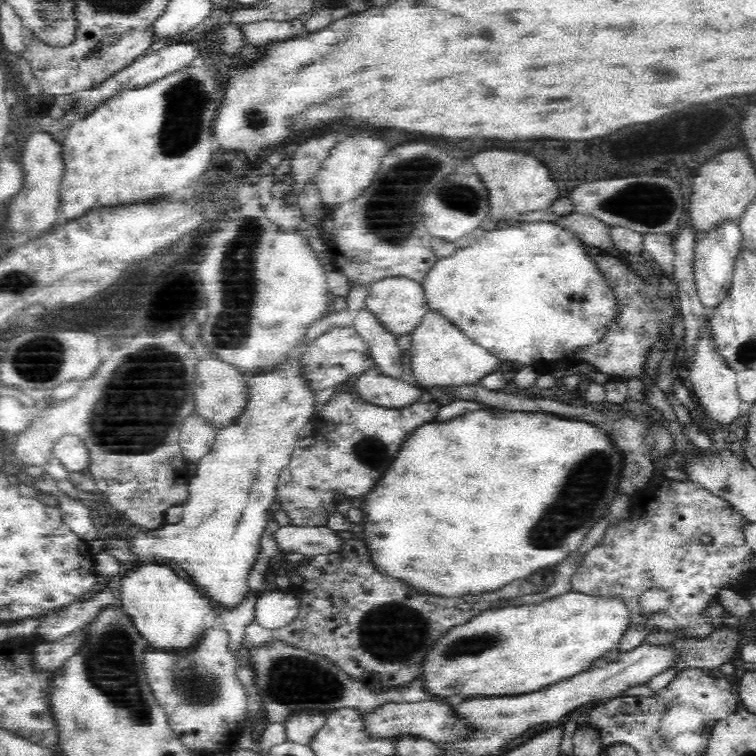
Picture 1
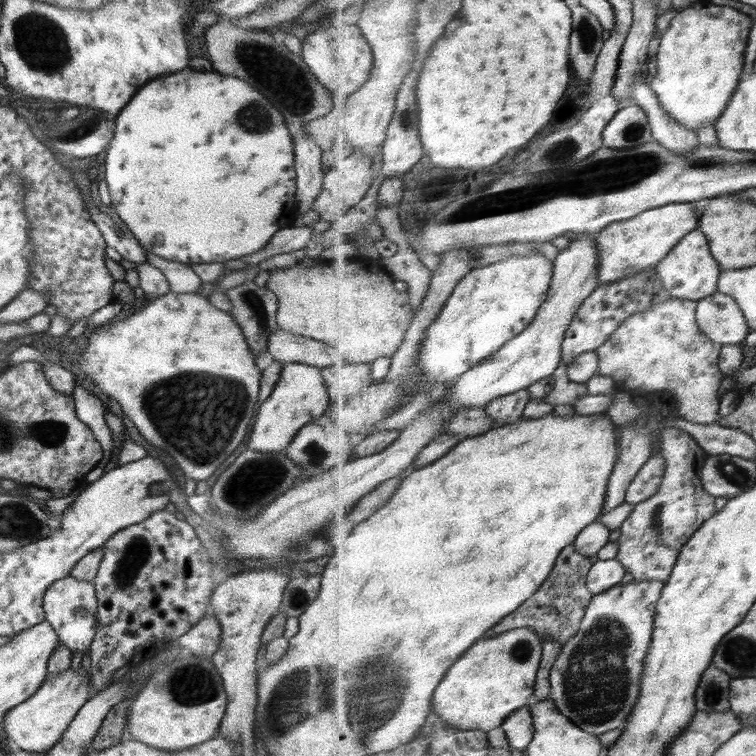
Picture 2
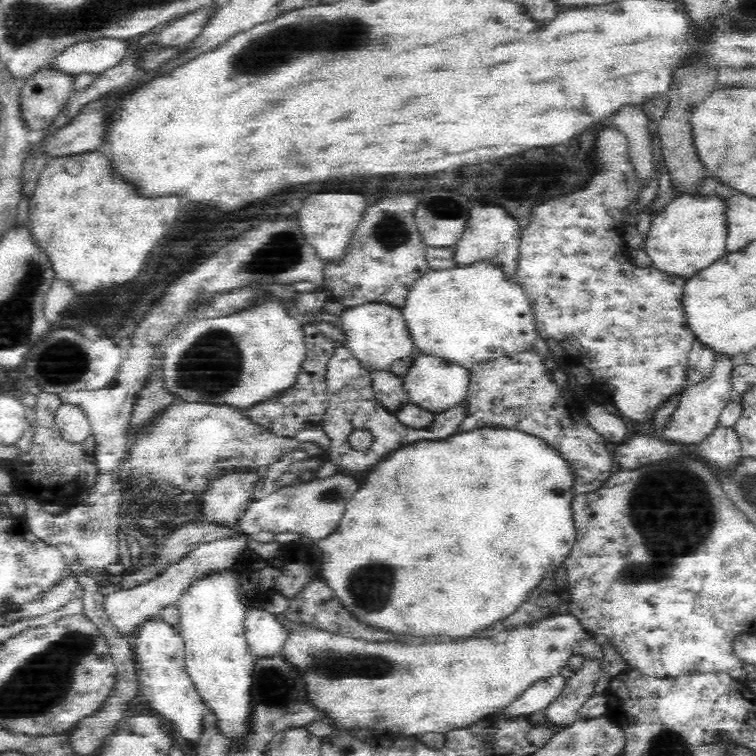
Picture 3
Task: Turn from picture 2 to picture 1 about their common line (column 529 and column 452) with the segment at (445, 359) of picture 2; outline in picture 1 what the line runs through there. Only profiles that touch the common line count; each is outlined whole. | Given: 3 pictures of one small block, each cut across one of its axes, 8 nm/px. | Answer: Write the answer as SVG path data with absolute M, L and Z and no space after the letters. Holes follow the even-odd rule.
M547 221L524 223L518 227L500 227L486 232L483 236L477 238L477 241L471 246L457 249L452 256L438 259L434 266L430 267L420 284L424 295L425 308L442 317L447 321L447 324L456 328L472 344L484 348L501 362L511 361L517 364L532 364L532 362L538 362L538 360L544 360L544 362L560 362L560 358L571 360L570 354L568 354L570 350L578 350L582 346L588 346L588 344L600 340L615 311L615 304L612 302L608 290L606 290L606 284L600 280L600 276L594 270L591 260L586 258L581 244L582 242L577 240L573 234L570 234L568 230L562 230L560 226Z

